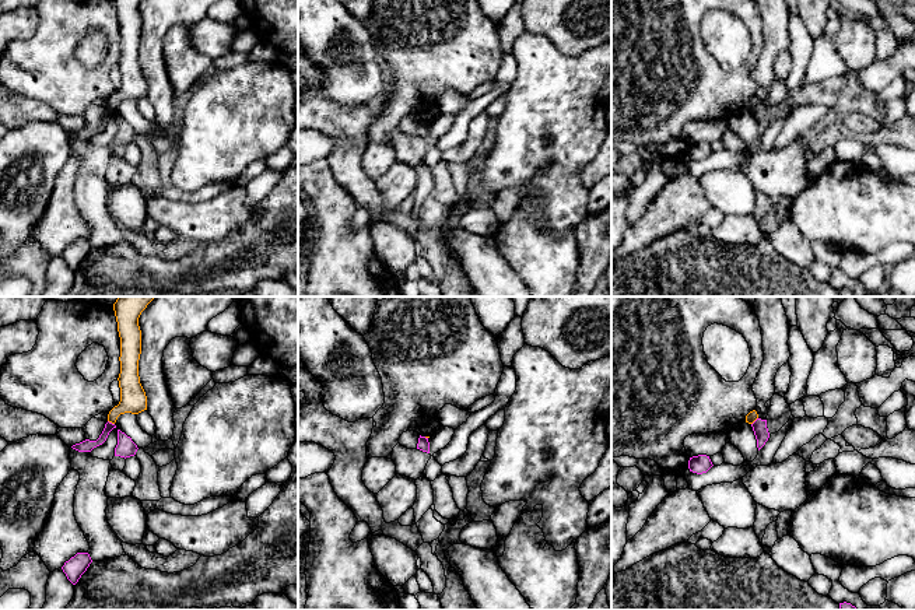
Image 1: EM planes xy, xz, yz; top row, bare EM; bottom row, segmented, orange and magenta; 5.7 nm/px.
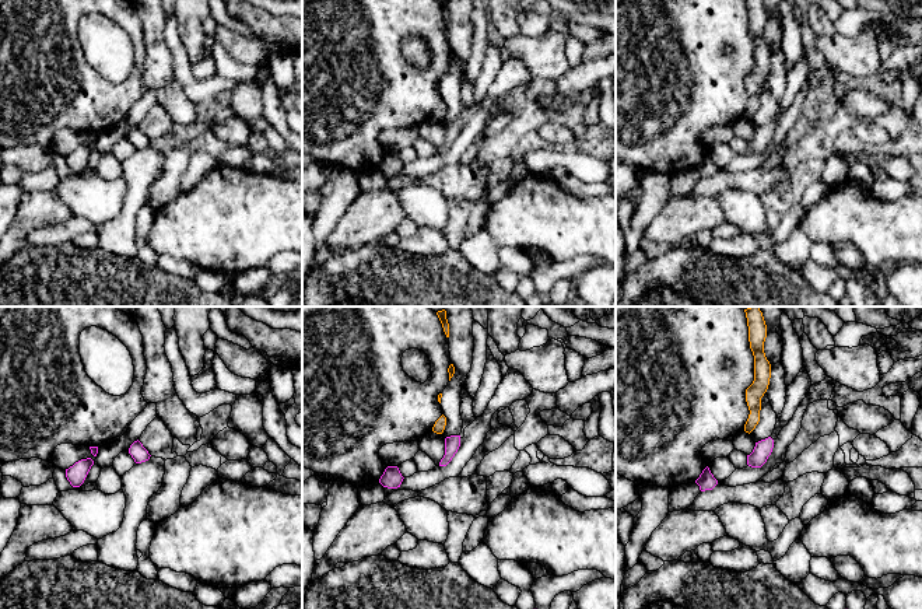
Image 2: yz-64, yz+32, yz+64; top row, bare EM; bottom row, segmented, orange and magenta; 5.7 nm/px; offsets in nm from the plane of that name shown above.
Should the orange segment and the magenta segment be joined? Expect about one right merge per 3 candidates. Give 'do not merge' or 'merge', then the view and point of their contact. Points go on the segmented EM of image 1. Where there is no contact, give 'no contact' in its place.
do not merge; meets orange in xy at (111, 421)

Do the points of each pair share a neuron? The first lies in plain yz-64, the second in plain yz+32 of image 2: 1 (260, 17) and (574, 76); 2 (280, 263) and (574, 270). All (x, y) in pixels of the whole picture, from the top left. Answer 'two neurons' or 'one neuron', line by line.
1: two neurons
2: one neuron

